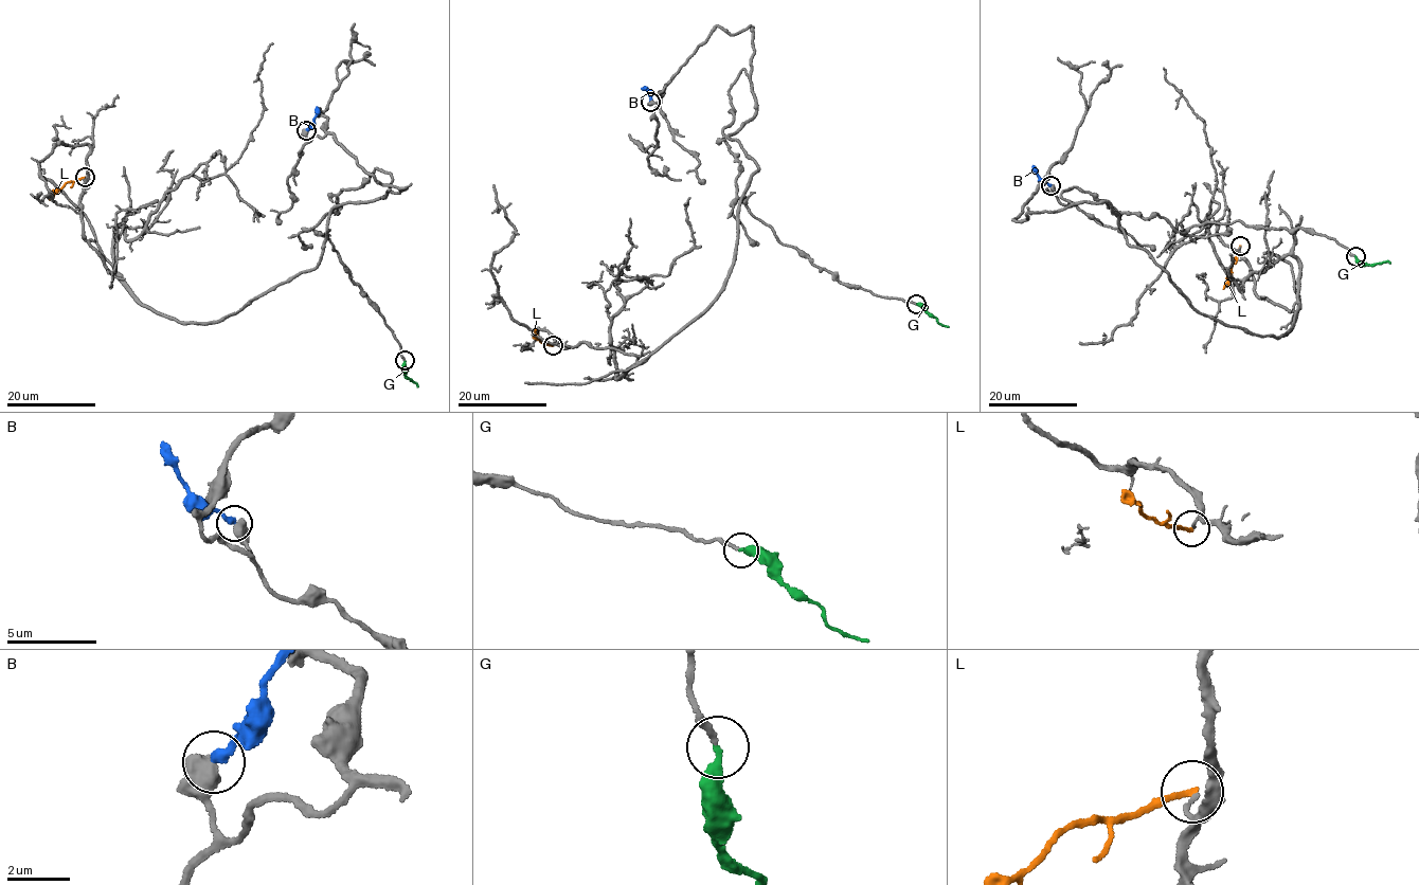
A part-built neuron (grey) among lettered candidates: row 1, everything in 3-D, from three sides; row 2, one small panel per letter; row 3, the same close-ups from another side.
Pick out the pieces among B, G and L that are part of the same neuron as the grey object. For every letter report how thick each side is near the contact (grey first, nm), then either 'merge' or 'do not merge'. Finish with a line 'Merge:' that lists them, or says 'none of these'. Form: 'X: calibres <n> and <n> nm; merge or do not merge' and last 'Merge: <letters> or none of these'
B: calibres 750 and 320 nm; do not merge
G: calibres 190 and 280 nm; merge
L: calibres 120 and 200 nm; do not merge
Merge: G

